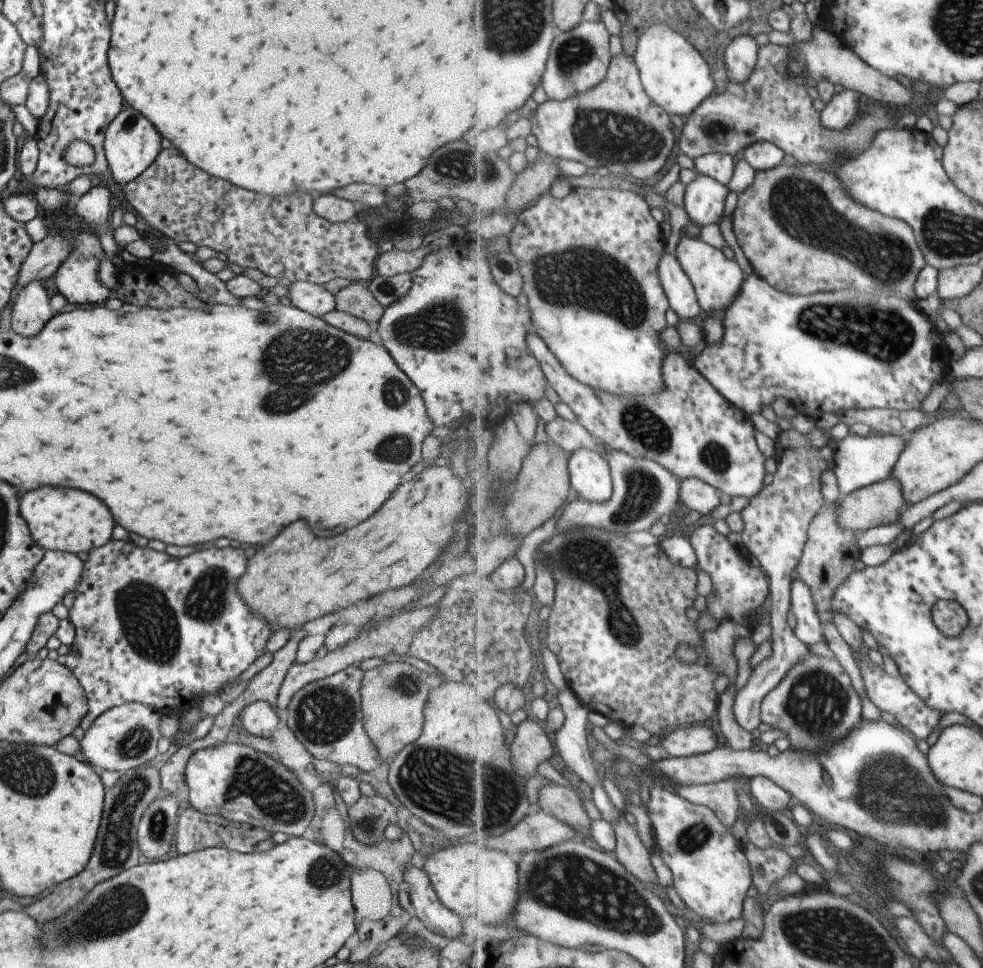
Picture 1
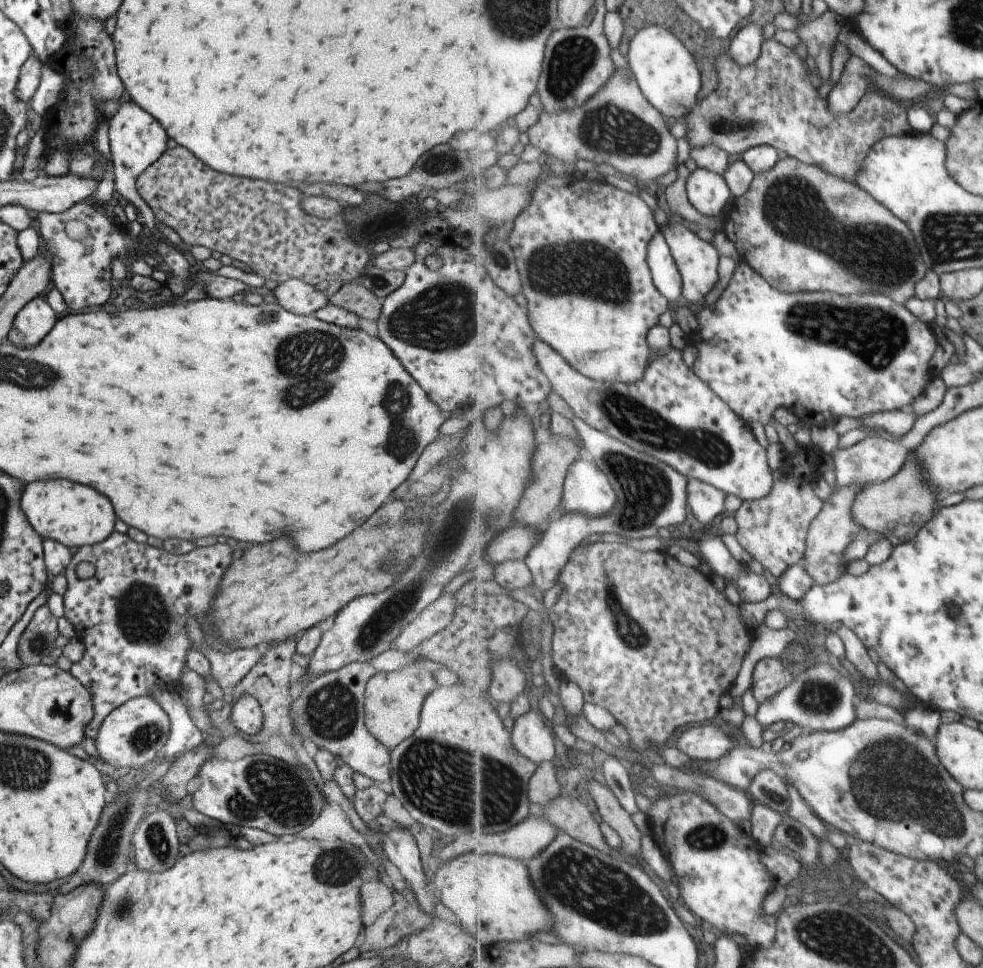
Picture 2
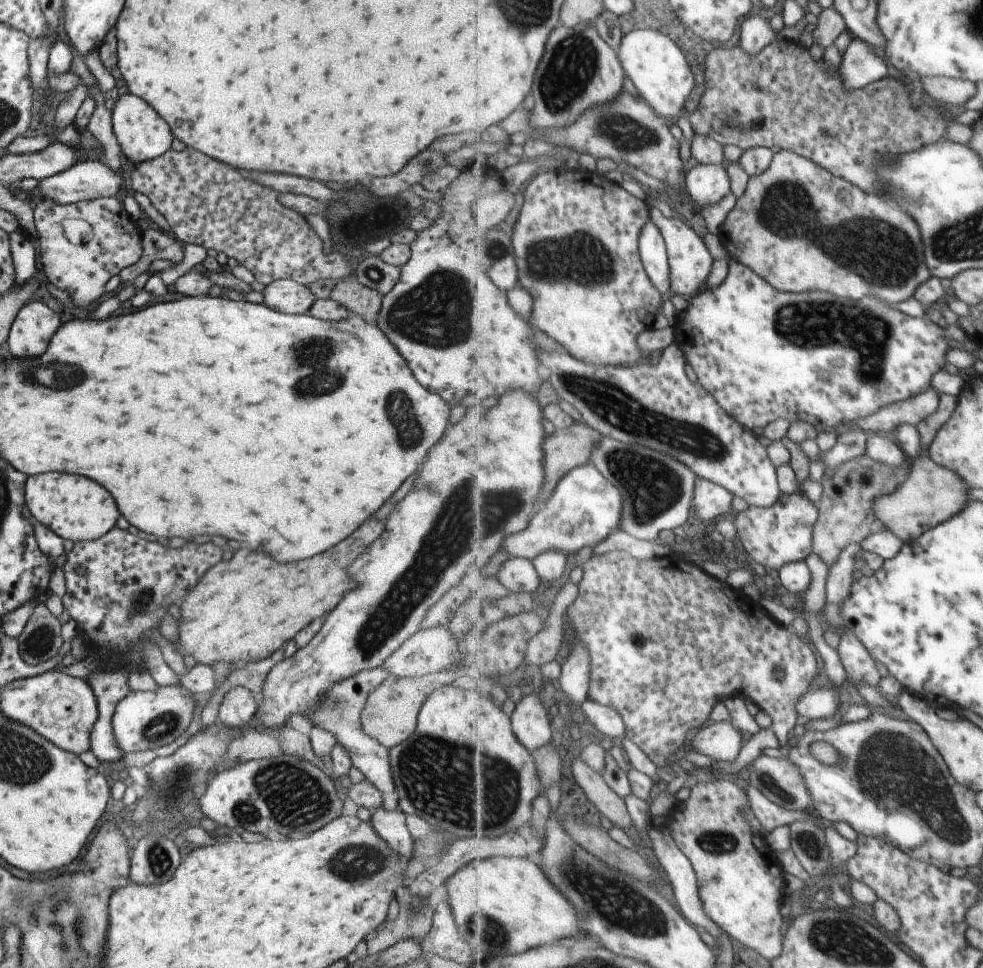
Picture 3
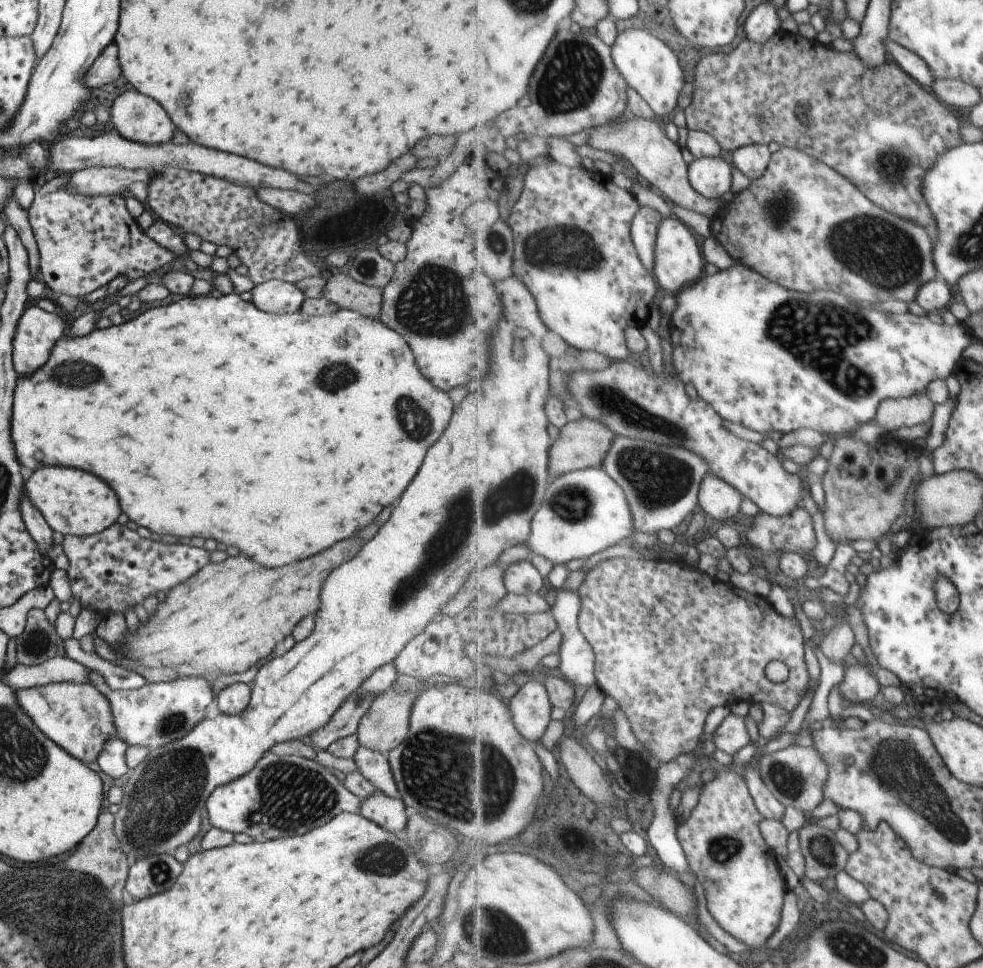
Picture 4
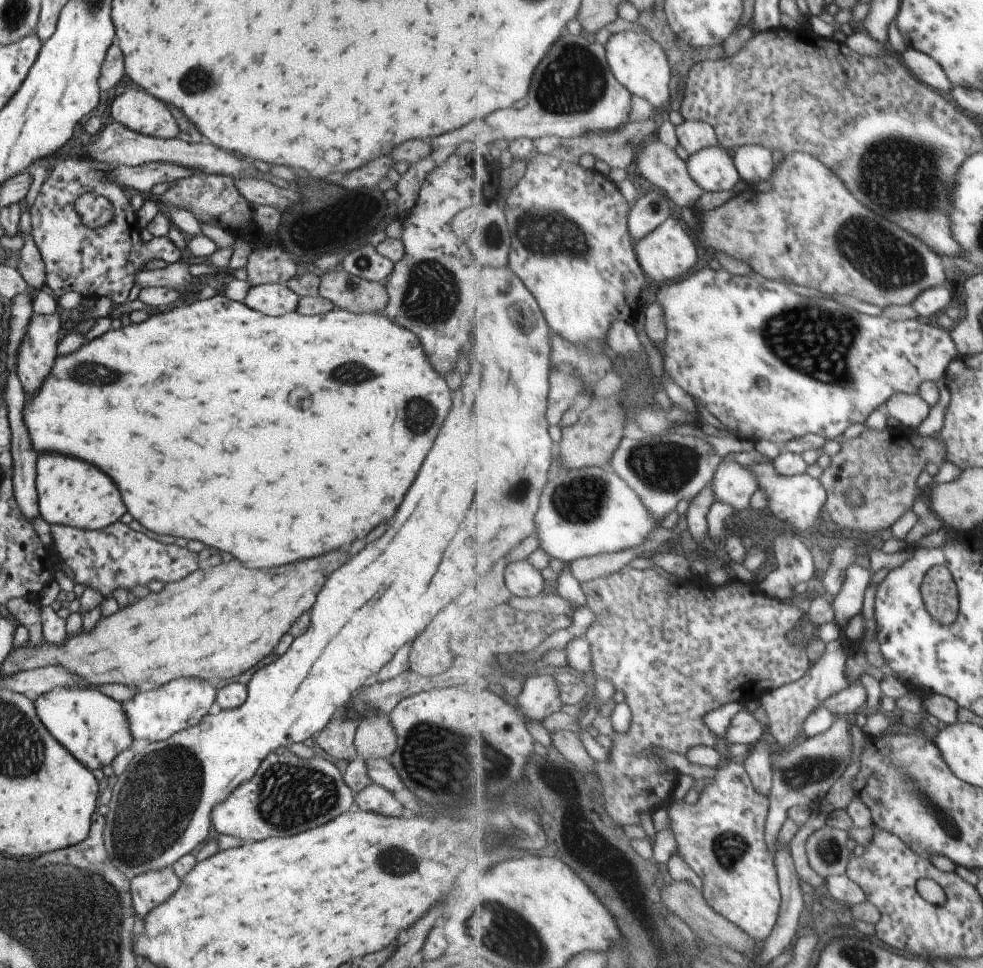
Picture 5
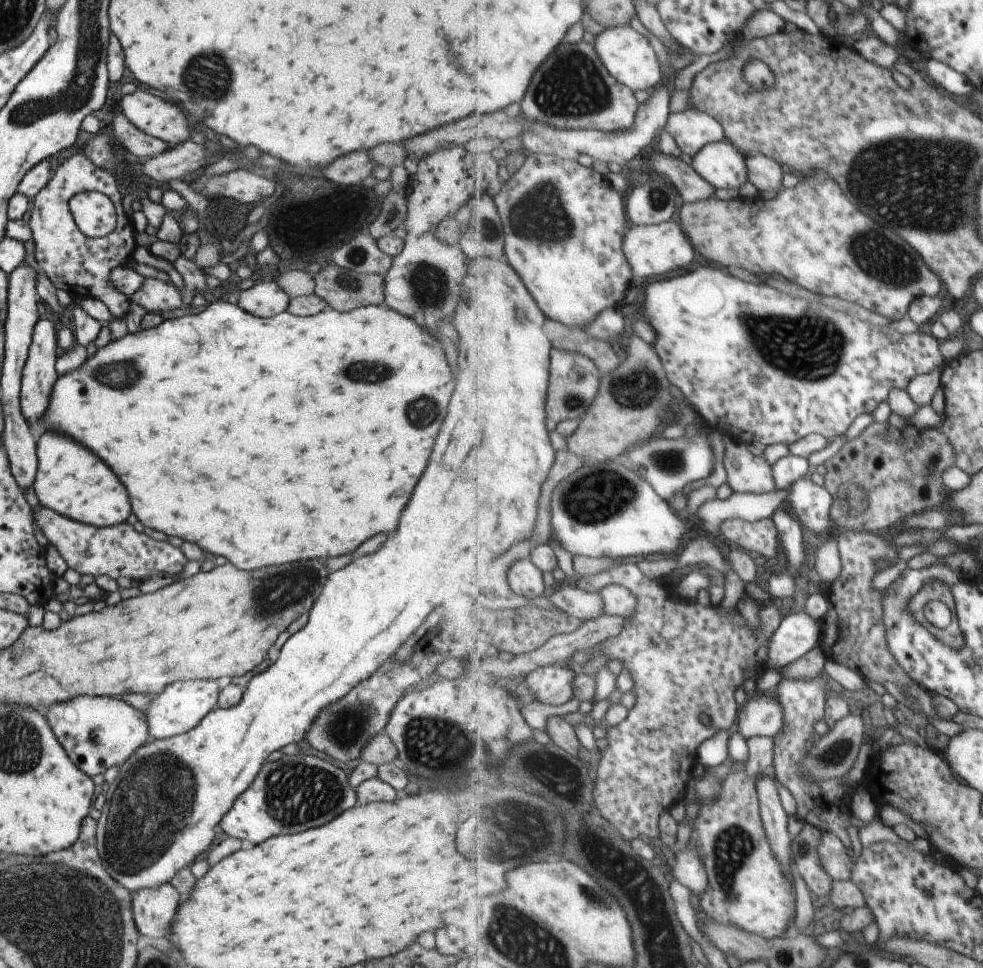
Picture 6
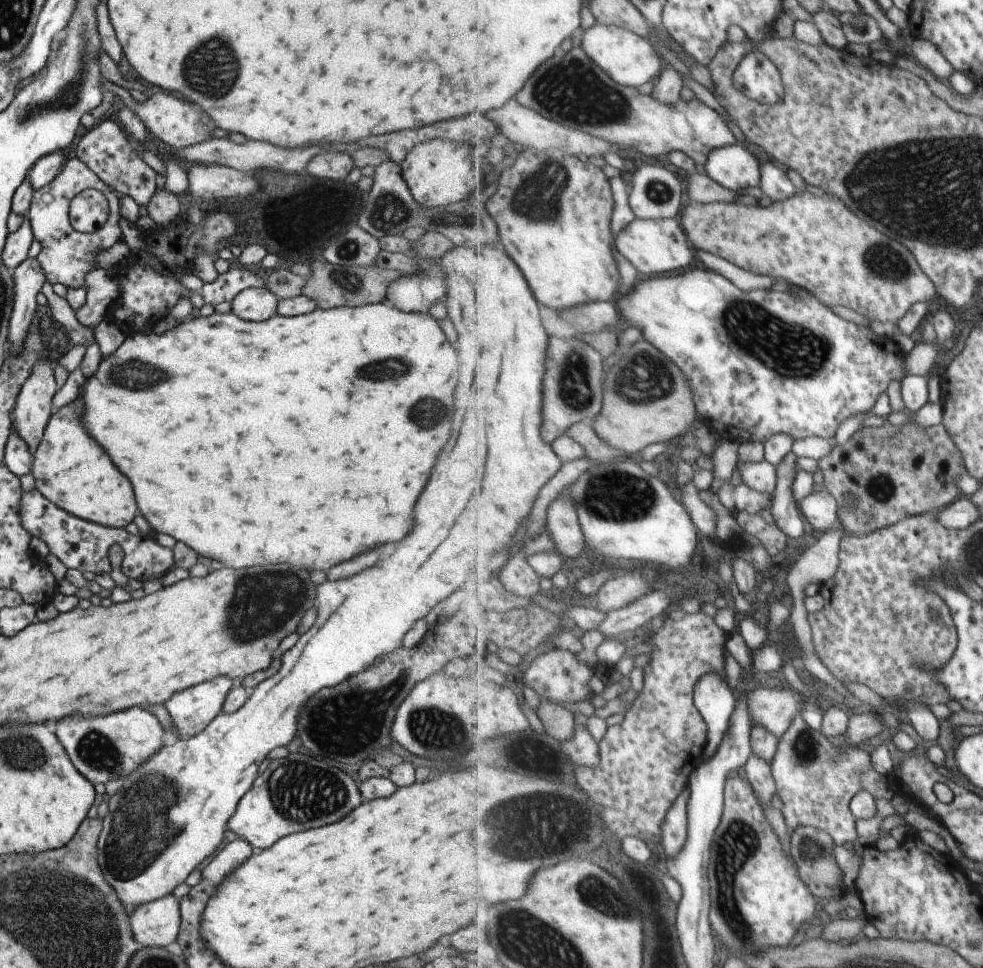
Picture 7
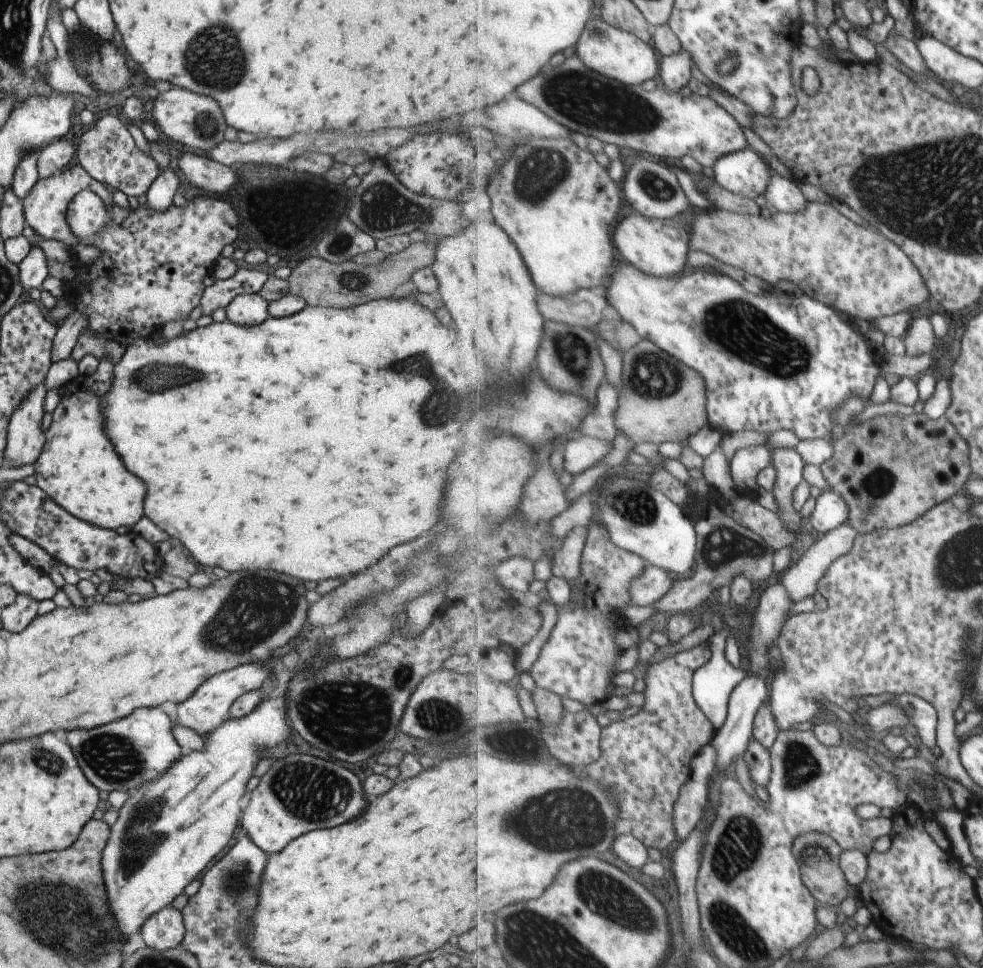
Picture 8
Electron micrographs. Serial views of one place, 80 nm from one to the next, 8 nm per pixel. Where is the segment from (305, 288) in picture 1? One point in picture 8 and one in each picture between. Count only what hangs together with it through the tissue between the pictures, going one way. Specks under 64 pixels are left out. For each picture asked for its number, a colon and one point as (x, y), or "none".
2: (299, 298)
3: (285, 296)
4: (275, 297)
5: (273, 299)
6: (265, 299)
7: (255, 305)
8: (246, 309)

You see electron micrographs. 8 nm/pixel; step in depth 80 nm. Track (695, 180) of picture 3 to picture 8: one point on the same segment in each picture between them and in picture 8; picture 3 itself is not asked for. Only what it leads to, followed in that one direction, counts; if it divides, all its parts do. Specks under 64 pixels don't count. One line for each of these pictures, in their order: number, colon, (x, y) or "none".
4: (713, 177)
5: (714, 168)
6: (724, 165)
7: (735, 167)
8: (746, 173)

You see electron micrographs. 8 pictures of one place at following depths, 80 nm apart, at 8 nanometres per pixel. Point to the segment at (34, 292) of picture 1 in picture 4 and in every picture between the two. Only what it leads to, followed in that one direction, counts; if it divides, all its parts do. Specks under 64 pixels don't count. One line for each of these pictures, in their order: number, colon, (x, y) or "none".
2: (33, 321)
3: (29, 333)
4: (36, 332)

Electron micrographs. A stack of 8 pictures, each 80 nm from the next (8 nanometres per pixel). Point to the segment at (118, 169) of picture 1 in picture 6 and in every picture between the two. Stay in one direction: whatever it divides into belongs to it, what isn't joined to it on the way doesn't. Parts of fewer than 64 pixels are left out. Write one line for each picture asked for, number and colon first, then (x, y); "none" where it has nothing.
2: (136, 140)
3: (142, 134)
4: (134, 116)
5: (136, 110)
6: (161, 119)

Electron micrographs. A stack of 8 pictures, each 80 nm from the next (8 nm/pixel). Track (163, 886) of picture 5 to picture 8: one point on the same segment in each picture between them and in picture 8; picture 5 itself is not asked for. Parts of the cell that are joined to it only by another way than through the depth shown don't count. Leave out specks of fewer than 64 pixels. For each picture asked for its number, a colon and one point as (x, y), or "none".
6: (153, 910)
7: (154, 924)
8: (163, 931)

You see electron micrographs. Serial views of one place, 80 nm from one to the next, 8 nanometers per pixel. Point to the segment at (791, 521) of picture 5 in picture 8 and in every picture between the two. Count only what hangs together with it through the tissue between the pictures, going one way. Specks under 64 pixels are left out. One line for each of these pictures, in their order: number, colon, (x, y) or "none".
6: (813, 505)
7: (821, 509)
8: (832, 510)

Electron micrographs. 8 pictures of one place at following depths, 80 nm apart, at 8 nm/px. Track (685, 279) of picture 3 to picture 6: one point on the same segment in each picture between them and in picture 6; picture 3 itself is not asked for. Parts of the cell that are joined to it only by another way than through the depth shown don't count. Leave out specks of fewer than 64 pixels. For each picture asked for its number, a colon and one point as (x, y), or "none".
4: (678, 258)
5: (664, 254)
6: (653, 250)

